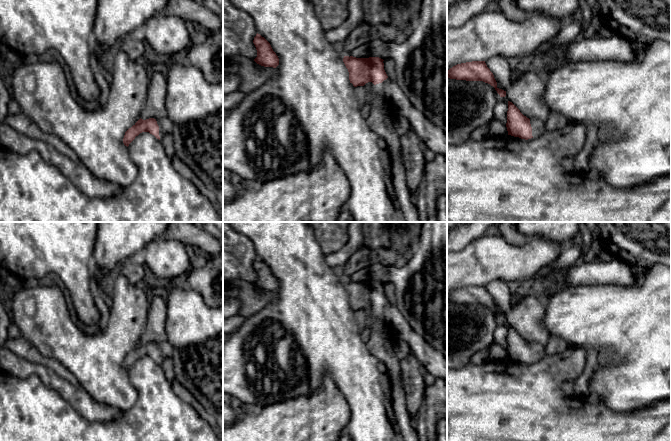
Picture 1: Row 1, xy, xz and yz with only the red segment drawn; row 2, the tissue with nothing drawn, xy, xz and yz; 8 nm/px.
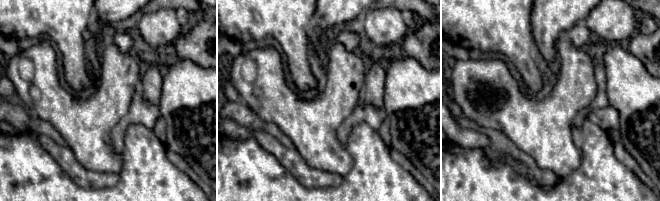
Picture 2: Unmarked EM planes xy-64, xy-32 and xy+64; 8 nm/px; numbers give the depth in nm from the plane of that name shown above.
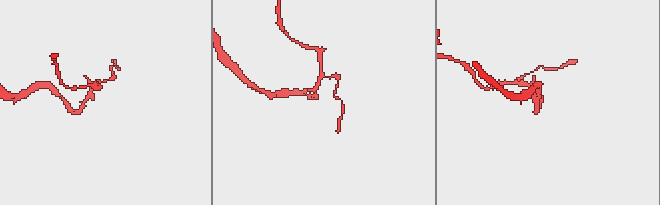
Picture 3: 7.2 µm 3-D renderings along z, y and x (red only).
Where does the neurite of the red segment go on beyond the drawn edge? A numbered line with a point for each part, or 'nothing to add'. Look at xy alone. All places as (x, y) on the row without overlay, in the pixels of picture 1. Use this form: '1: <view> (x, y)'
1: xy (165, 349)

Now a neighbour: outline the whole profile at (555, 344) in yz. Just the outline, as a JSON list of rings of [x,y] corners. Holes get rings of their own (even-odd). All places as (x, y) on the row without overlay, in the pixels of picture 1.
[[[549,334],[549,341],[545,346],[547,354],[561,353],[566,350],[567,347],[568,344],[564,340],[555,335]]]

